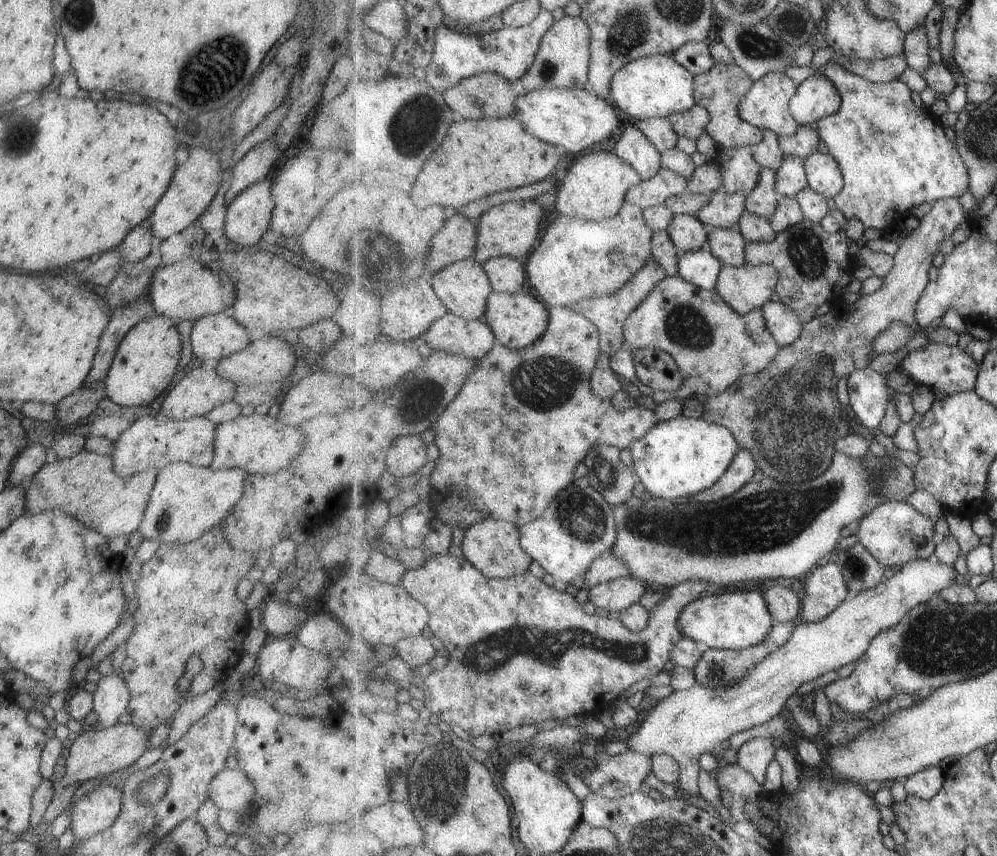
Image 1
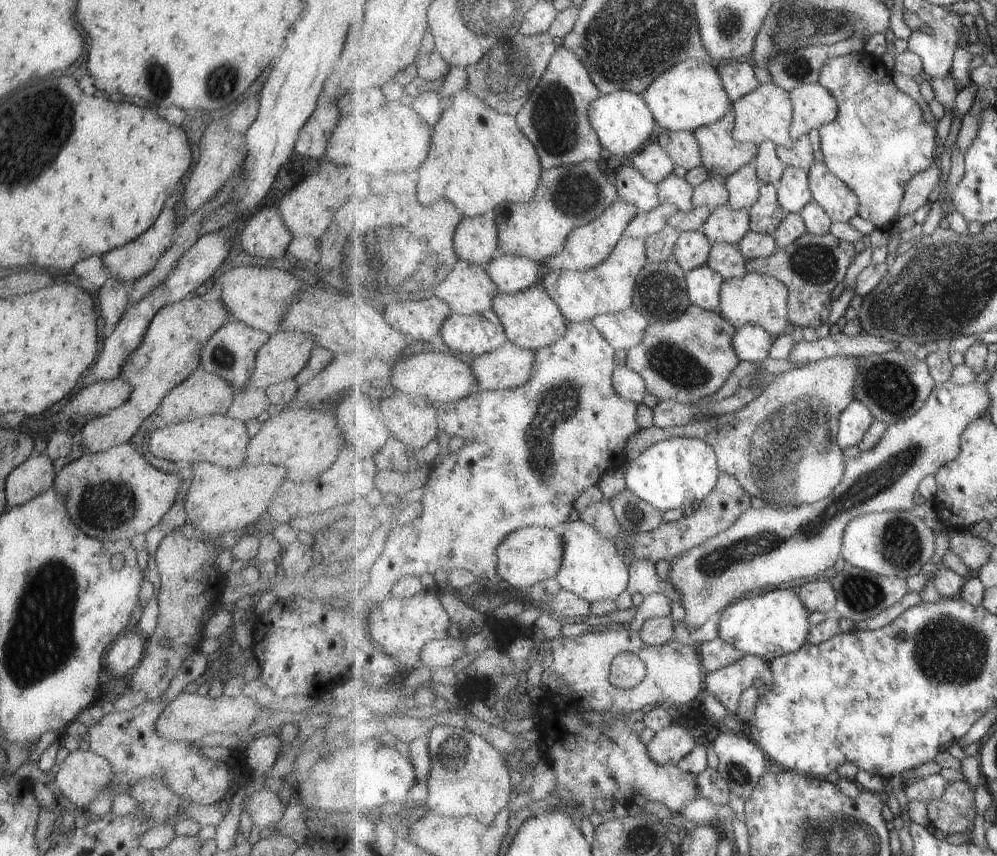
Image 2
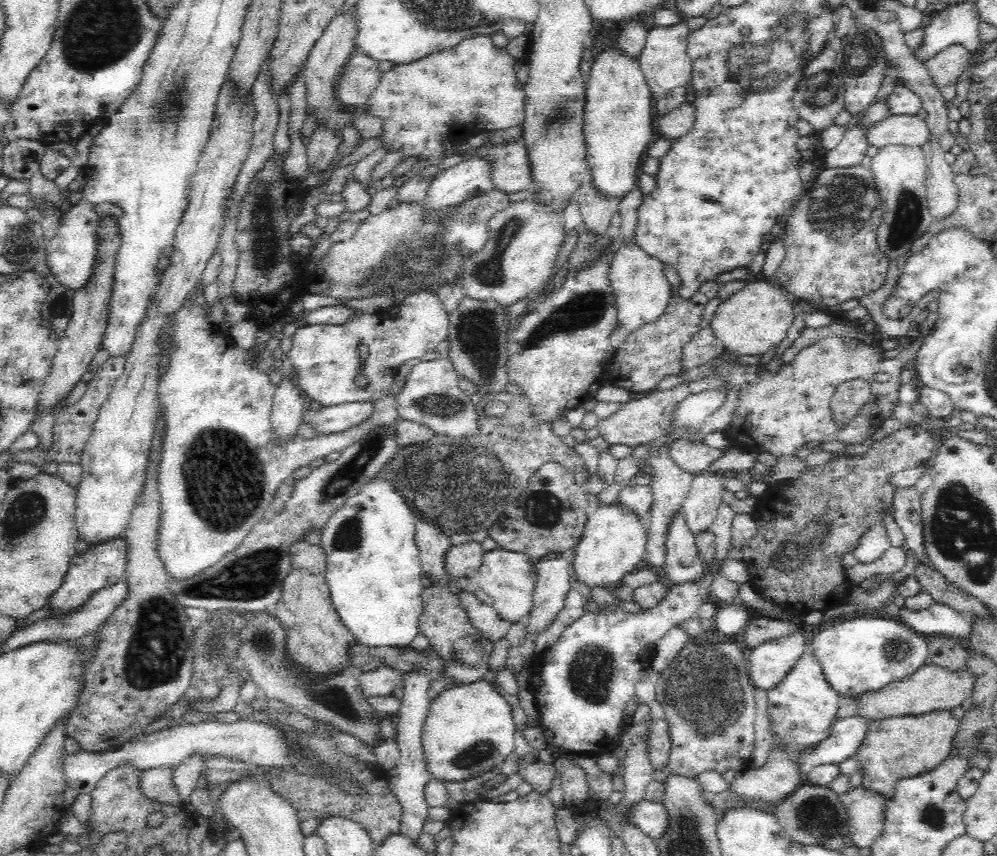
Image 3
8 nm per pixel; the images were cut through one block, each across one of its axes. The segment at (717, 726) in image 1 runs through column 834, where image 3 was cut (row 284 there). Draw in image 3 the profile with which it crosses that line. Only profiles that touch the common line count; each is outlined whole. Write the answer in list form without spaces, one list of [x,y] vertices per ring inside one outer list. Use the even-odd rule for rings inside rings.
[[[636,243],[622,247],[620,252],[613,256],[610,277],[616,303],[620,306],[620,326],[610,340],[614,349],[618,349],[634,329],[655,322],[666,312],[673,297],[673,286],[664,273],[664,266],[663,261],[644,252]]]

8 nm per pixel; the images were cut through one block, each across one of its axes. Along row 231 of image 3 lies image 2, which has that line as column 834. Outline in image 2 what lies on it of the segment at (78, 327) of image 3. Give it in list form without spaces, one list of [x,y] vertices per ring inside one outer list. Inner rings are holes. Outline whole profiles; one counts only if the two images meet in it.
[[[802,84],[791,91],[795,104],[792,136],[796,141],[810,134],[814,128],[821,129],[839,116],[839,100],[824,84]]]

